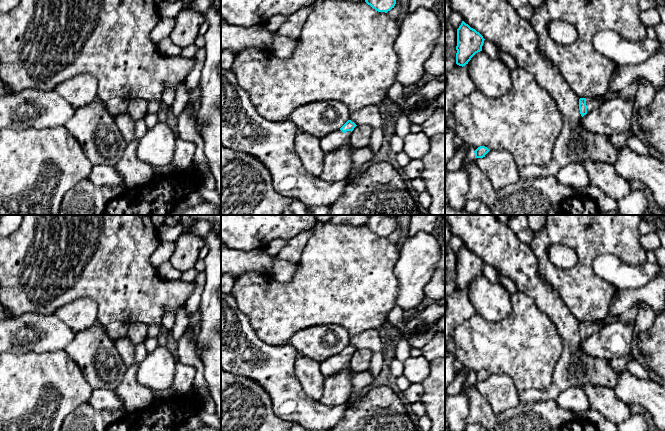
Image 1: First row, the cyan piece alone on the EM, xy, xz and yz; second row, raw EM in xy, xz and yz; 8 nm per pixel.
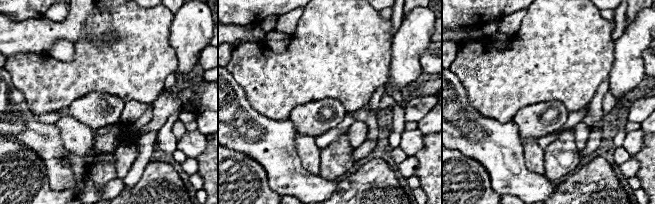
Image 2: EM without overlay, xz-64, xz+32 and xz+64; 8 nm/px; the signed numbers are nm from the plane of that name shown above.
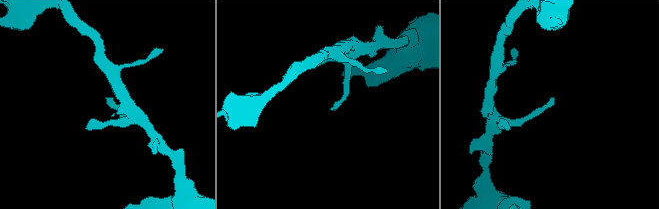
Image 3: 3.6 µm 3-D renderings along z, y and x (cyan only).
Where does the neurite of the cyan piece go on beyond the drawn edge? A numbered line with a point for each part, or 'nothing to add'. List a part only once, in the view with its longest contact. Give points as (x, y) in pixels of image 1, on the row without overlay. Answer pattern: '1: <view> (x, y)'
1: yz (592, 327)

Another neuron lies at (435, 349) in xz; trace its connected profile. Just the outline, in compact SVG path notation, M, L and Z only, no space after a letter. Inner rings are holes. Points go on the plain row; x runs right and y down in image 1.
M437 332L436 335L422 348L422 357L432 362L445 358L445 333Z

